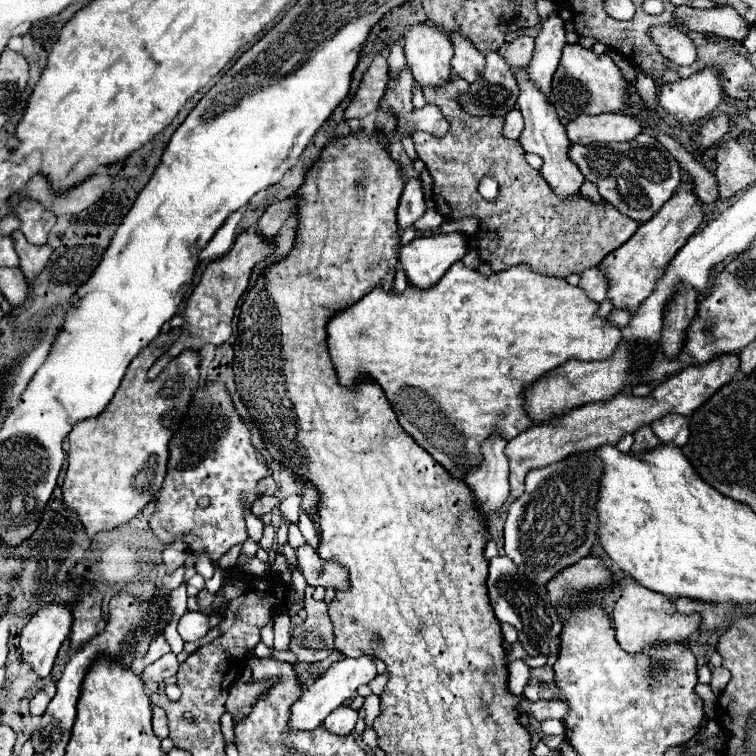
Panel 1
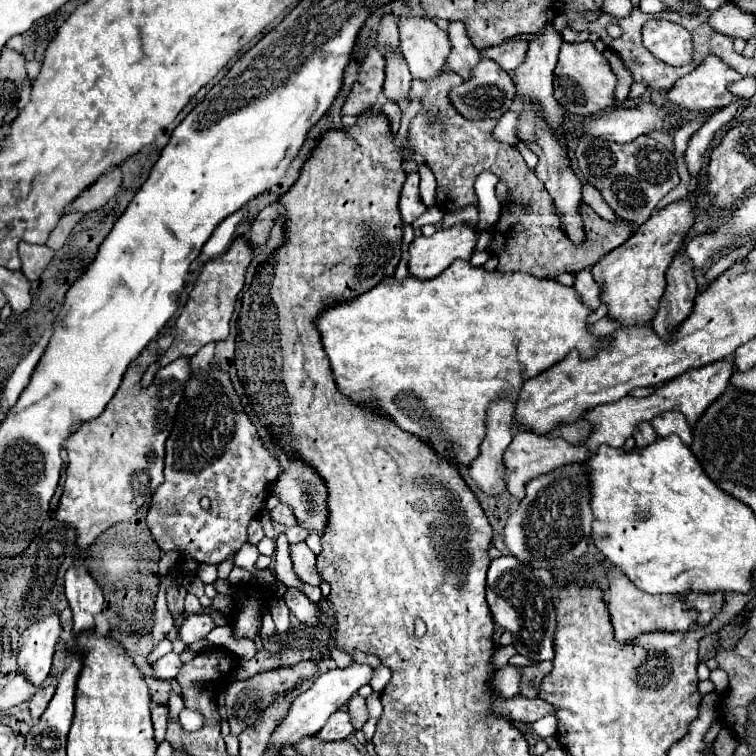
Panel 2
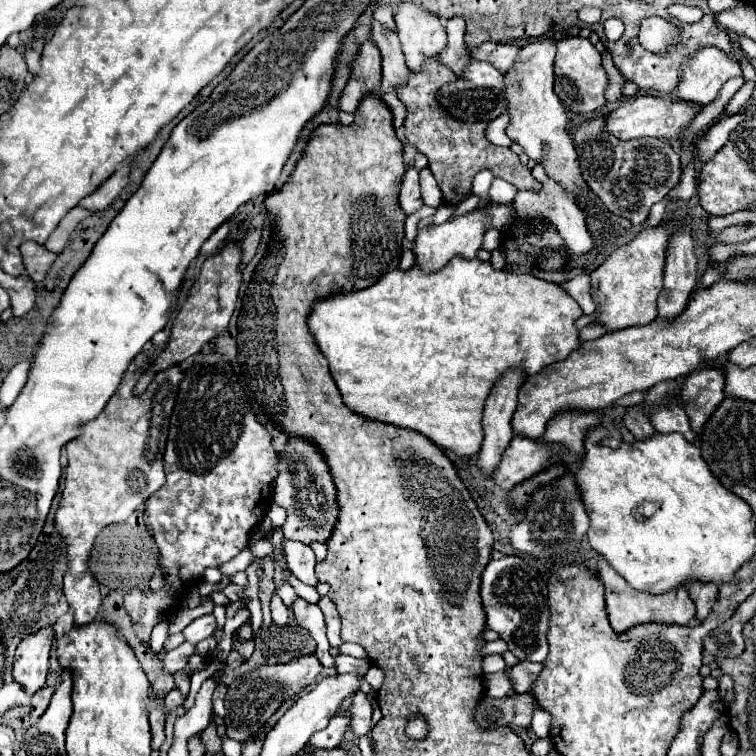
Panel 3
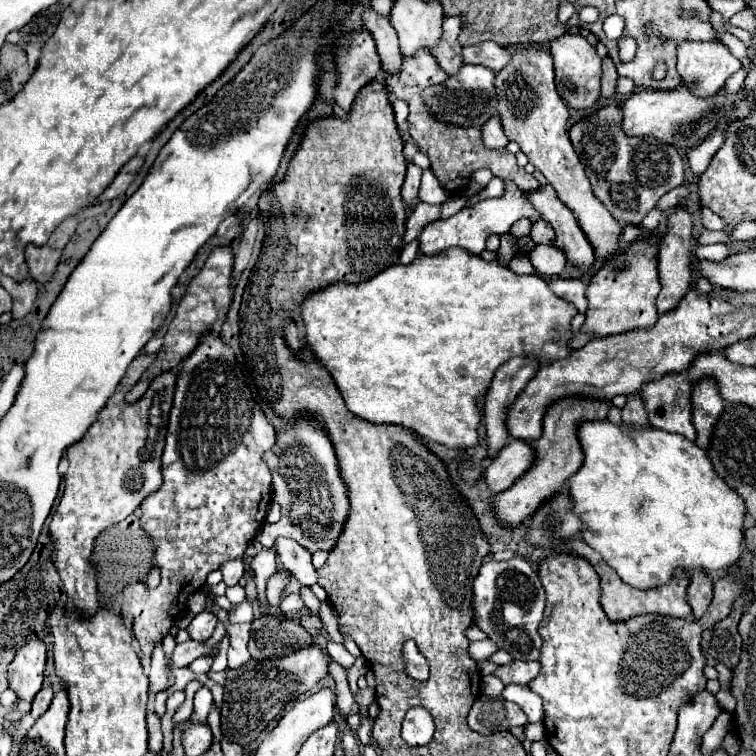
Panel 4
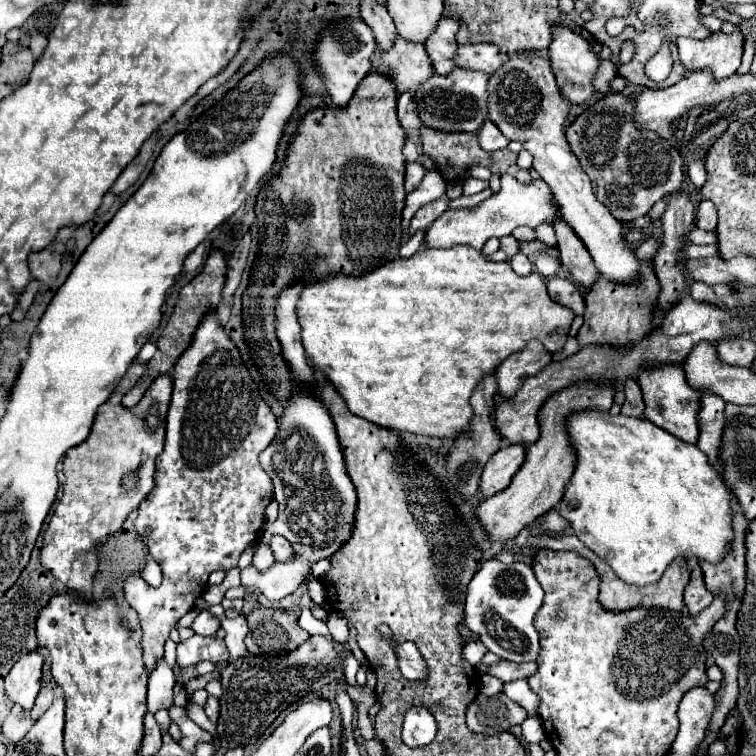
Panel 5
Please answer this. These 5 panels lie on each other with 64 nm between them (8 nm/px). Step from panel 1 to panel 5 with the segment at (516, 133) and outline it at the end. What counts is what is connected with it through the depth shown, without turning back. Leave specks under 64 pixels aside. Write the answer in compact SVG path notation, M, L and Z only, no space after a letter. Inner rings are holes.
M486 120L482 124L482 128L478 130L478 142L486 152L494 152L494 150L500 150L500 148L508 146L508 138L490 120Z

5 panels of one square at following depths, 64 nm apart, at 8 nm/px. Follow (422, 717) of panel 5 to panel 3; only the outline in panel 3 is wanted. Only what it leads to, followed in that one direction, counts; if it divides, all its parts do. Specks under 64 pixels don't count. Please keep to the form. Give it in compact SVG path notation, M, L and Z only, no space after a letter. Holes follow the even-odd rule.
M420 716L412 718L412 720L408 722L406 732L408 732L408 736L410 736L410 738L414 738L414 740L424 738L424 736L426 736L426 724L424 724L424 720L422 720Z

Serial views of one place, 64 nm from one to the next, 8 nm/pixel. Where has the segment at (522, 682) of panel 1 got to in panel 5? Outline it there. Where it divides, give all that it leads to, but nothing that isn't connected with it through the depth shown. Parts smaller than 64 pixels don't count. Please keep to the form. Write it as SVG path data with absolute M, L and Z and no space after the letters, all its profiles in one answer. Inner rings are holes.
M482 674L482 686L480 686L480 692L484 694L484 696L494 696L494 694L498 694L498 692L502 692L502 682L500 680L496 680L494 676L490 676L490 674Z

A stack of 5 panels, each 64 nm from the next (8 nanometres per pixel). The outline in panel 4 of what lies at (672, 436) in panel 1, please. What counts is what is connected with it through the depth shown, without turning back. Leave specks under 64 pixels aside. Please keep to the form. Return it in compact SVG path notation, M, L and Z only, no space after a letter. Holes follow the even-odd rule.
M684 374L664 376L644 384L640 396L644 400L650 424L666 432L682 434L694 442L696 430L692 426L690 414L690 392L692 384Z

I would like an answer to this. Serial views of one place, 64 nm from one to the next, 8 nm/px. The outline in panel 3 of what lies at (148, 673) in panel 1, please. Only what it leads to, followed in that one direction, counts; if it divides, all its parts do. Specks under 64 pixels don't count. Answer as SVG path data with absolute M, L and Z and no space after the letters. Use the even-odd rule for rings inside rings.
M190 642L180 644L176 650L170 650L170 652L164 654L162 670L166 674L176 674L178 670L182 670L186 666L188 656L192 656L192 654L194 654L194 644L190 644Z

